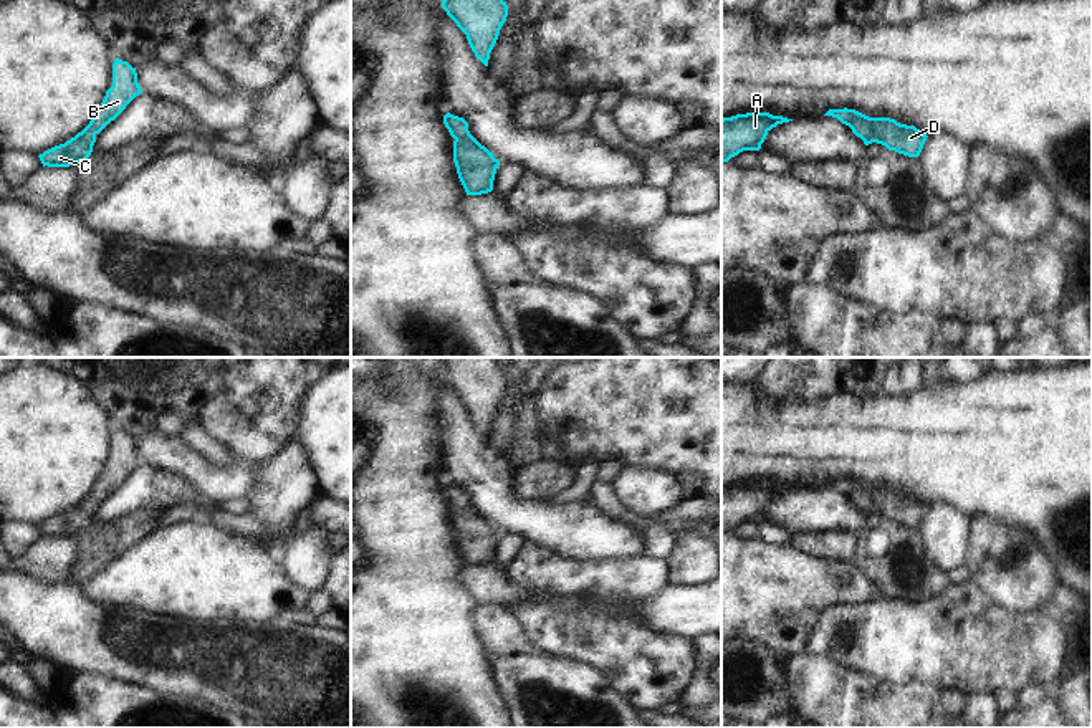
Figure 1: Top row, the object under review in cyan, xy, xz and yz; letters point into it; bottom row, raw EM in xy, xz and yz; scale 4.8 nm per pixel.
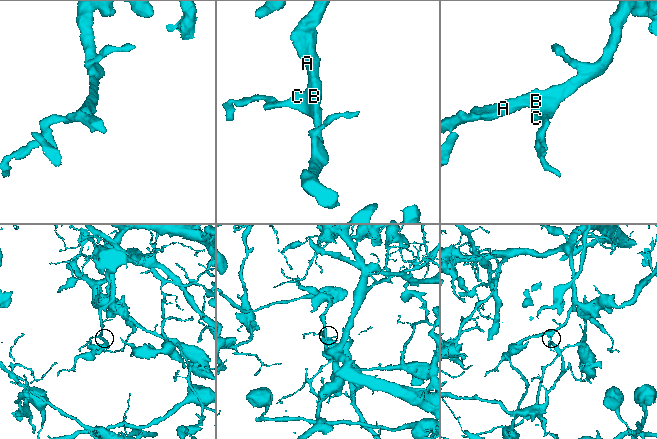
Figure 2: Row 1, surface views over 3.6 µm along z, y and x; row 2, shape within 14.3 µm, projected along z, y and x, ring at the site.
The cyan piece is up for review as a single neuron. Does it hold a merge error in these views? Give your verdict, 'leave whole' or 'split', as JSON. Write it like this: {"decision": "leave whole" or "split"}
{"decision": "leave whole"}

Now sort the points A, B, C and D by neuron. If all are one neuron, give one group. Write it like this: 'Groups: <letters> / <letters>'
Groups: A B C D.

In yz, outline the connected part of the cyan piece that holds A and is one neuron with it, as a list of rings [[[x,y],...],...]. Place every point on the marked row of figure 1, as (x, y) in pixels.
[[[746,113],[721,119],[721,162],[743,151],[759,151],[768,132],[793,119],[769,113]]]

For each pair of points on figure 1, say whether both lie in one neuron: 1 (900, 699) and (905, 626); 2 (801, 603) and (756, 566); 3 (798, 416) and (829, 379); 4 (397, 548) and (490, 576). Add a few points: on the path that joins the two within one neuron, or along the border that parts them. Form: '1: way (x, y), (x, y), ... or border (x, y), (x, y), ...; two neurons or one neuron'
1: border (864, 672), (895, 685), (919, 680), (938, 690); two neurons
2: way (790, 591), (781, 591), (768, 578); one neuron
3: border (849, 391), (809, 401), (773, 397); two neurons
4: border (465, 566), (460, 573), (460, 581), (480, 604); two neurons

